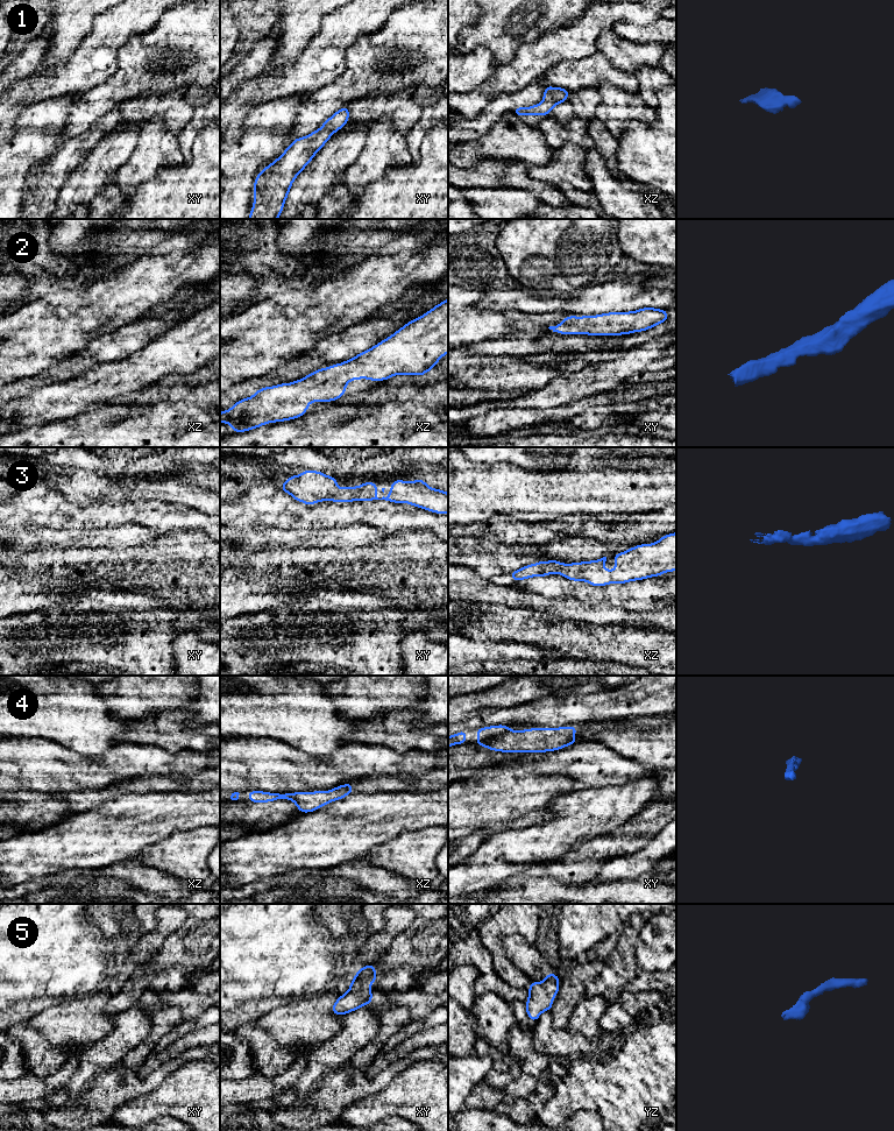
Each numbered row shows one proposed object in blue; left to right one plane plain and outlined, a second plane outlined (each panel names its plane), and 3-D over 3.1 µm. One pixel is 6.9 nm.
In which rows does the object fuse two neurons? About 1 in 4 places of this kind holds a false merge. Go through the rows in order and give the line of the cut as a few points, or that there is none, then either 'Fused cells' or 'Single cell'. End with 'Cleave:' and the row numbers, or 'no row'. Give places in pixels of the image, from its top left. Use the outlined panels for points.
1: No split. Single cell
2: No split. Single cell
3: No split. Single cell
4: Split along xy (510, 729), (479, 744). Fused cells
5: No split. Single cell
Cleave: 4

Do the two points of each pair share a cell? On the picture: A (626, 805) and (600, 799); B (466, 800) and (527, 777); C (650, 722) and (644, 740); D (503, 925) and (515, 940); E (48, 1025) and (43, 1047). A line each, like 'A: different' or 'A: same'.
A: same
B: same
C: different
D: different
E: different

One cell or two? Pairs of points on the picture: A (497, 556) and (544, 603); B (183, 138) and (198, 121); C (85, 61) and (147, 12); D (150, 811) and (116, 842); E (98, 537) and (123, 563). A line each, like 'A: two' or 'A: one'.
A: two
B: one
C: one
D: one
E: two

